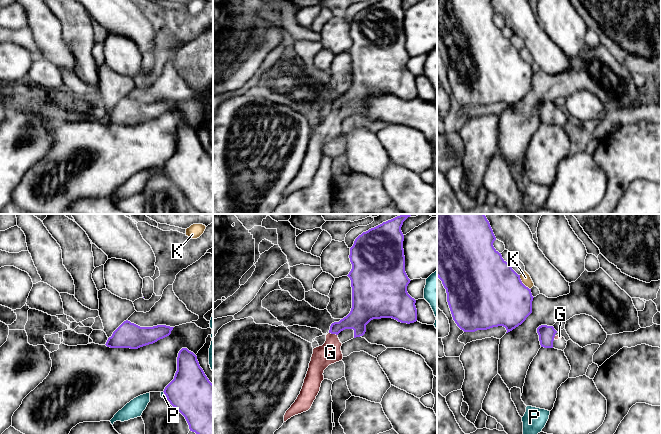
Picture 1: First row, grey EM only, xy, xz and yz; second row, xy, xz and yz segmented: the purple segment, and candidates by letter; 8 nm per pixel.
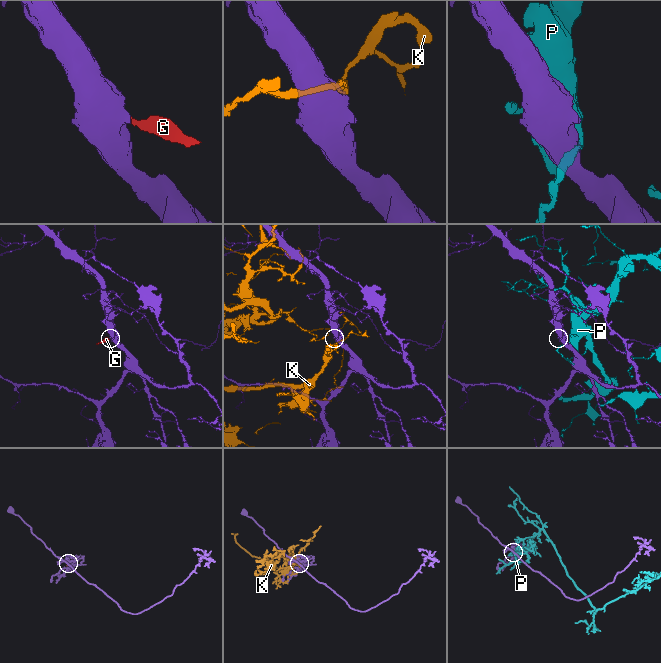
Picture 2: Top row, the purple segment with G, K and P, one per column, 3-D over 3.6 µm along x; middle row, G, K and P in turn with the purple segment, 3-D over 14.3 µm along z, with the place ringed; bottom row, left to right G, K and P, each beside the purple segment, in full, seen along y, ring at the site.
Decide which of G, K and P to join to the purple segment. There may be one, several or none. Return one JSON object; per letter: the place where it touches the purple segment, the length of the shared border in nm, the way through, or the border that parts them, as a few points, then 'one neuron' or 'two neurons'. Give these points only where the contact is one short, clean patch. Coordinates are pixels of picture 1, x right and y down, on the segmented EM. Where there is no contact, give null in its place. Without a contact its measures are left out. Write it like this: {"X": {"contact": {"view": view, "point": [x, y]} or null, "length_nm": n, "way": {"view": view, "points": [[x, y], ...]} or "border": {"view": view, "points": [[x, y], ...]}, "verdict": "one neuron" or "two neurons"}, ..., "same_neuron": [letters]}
{"G": {"contact": {"view": "xz", "point": [333, 333]}, "length_nm": 80, "way": {"view": "xz", "points": [[359, 316], [342, 324], [333, 333], [330, 352]]}, "verdict": "one neuron"}, "K": {"contact": {"view": "yz", "point": [522, 283]}, "length_nm": 150, "verdict": "two neurons"}, "P": {"contact": {"view": "xy", "point": [165, 394]}, "length_nm": 70, "verdict": "two neurons"}, "same_neuron": ["G"]}

